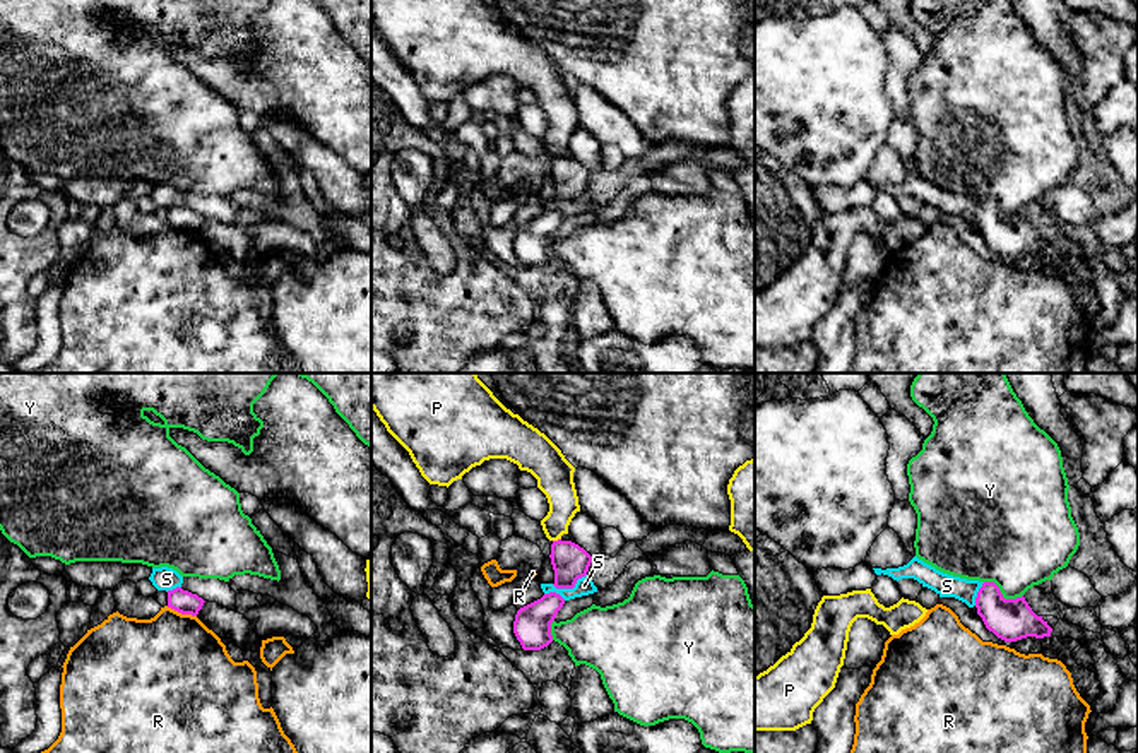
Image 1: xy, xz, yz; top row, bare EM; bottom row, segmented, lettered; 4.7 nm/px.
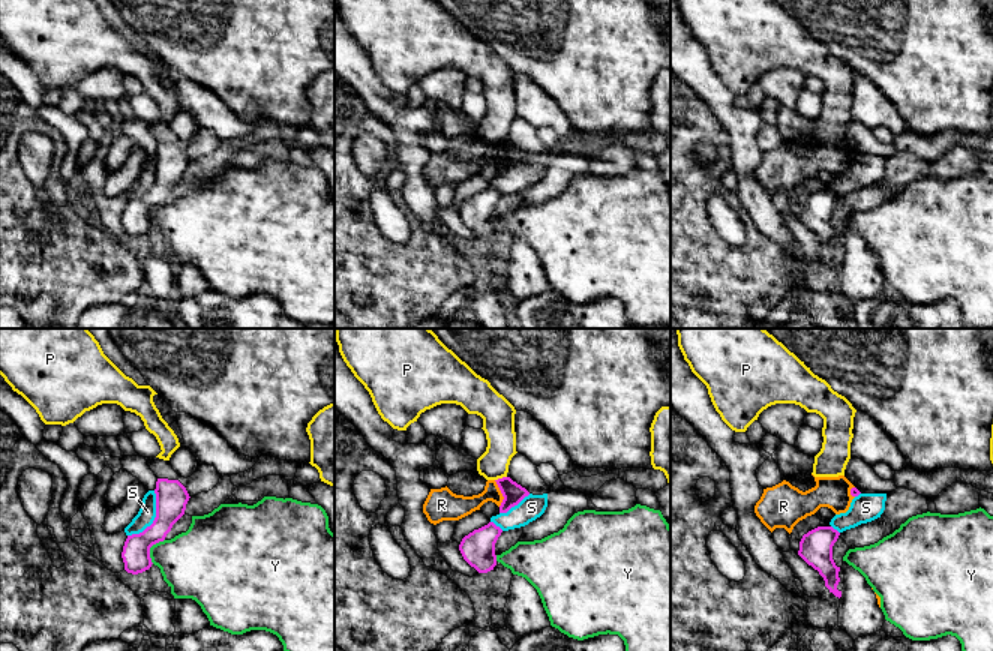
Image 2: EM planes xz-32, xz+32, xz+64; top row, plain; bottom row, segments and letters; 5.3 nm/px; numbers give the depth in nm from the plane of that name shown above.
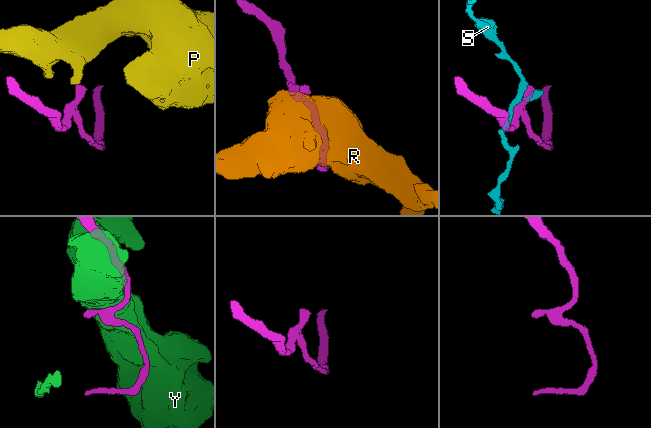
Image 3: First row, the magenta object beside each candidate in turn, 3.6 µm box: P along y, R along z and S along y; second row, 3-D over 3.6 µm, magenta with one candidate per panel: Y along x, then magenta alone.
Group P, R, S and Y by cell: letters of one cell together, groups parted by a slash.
P / R / S / Y

